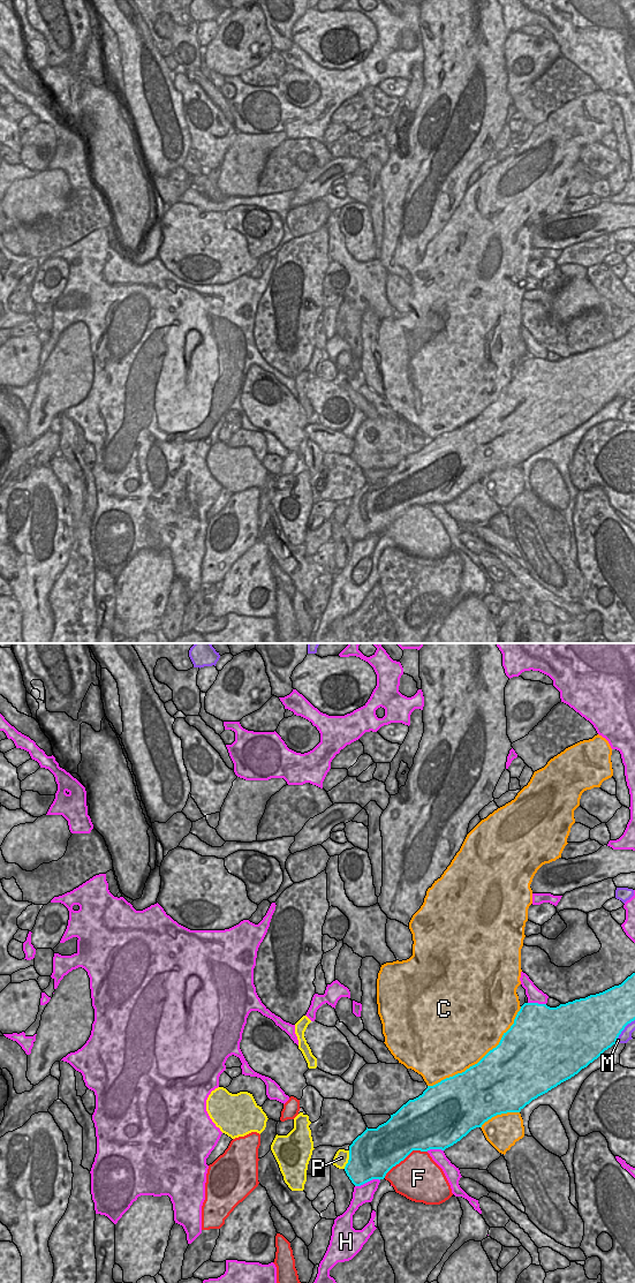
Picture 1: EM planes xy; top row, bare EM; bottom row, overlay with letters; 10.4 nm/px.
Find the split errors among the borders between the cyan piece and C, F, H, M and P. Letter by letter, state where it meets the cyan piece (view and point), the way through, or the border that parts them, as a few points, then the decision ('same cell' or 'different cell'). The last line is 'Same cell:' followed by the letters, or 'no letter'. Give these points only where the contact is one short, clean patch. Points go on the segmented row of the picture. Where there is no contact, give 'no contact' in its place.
C: xy (482, 1058) | different cell
F: xy (405, 1157) | different cell
H: xy (367, 1182) | different cell
M: xy (624, 1028) | different cell
P: xy (348, 1160) | different cell
Same cell: no letter

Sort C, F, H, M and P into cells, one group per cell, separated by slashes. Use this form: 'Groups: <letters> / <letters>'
Groups: C / F / H / M / P.

